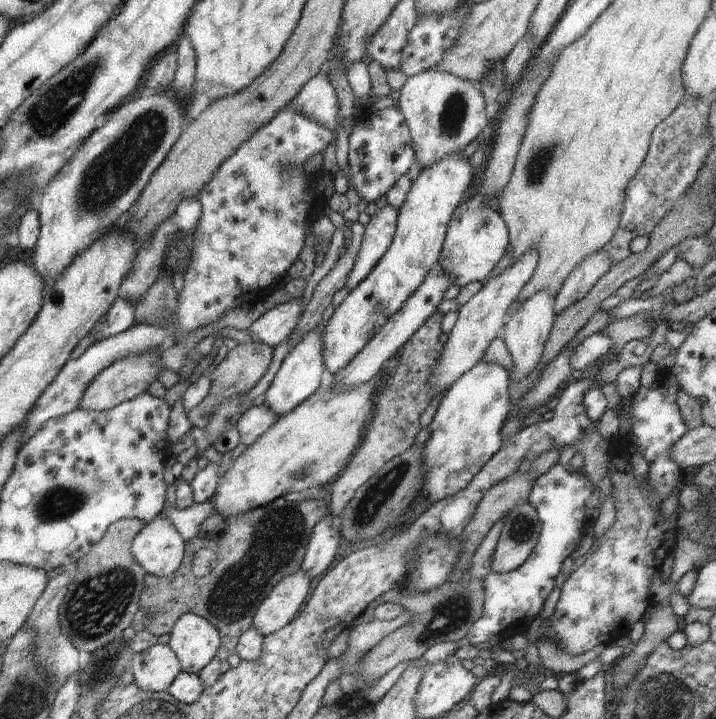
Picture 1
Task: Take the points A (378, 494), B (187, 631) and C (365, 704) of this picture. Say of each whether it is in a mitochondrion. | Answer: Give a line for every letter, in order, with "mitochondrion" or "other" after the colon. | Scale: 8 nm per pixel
A: mitochondrion
B: other
C: other

